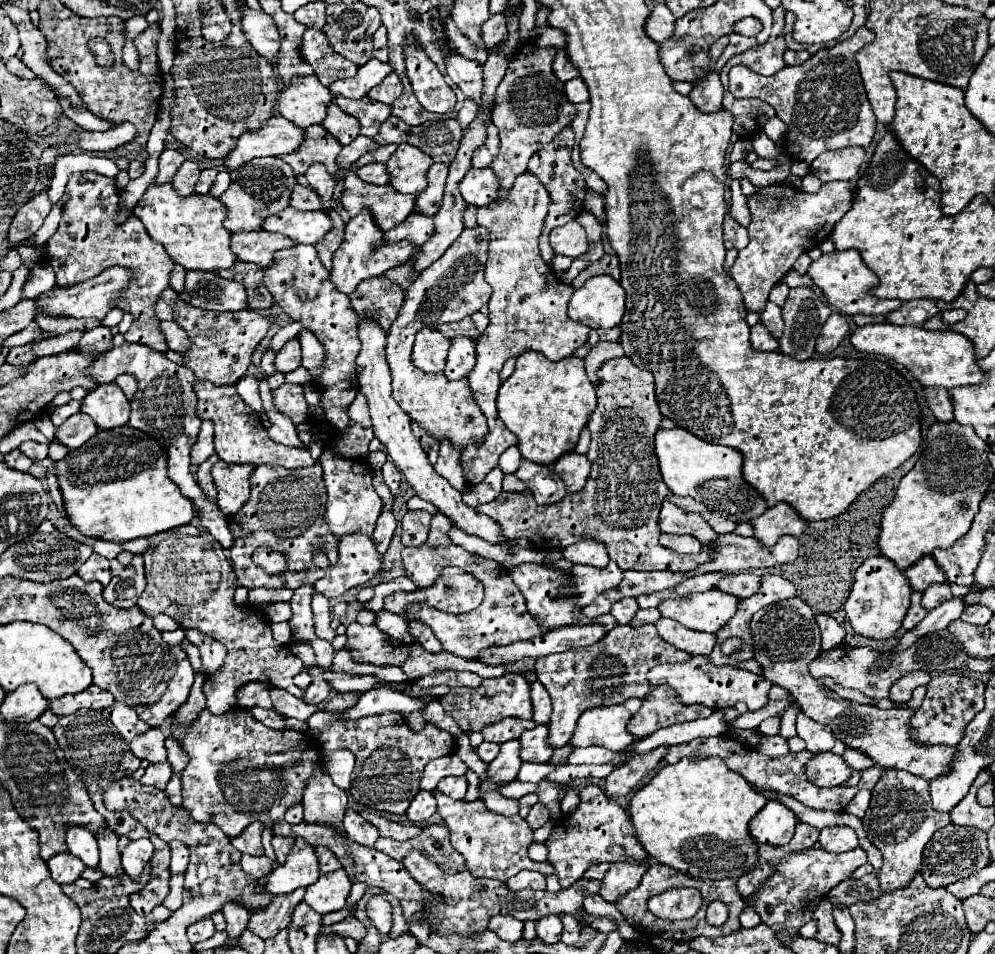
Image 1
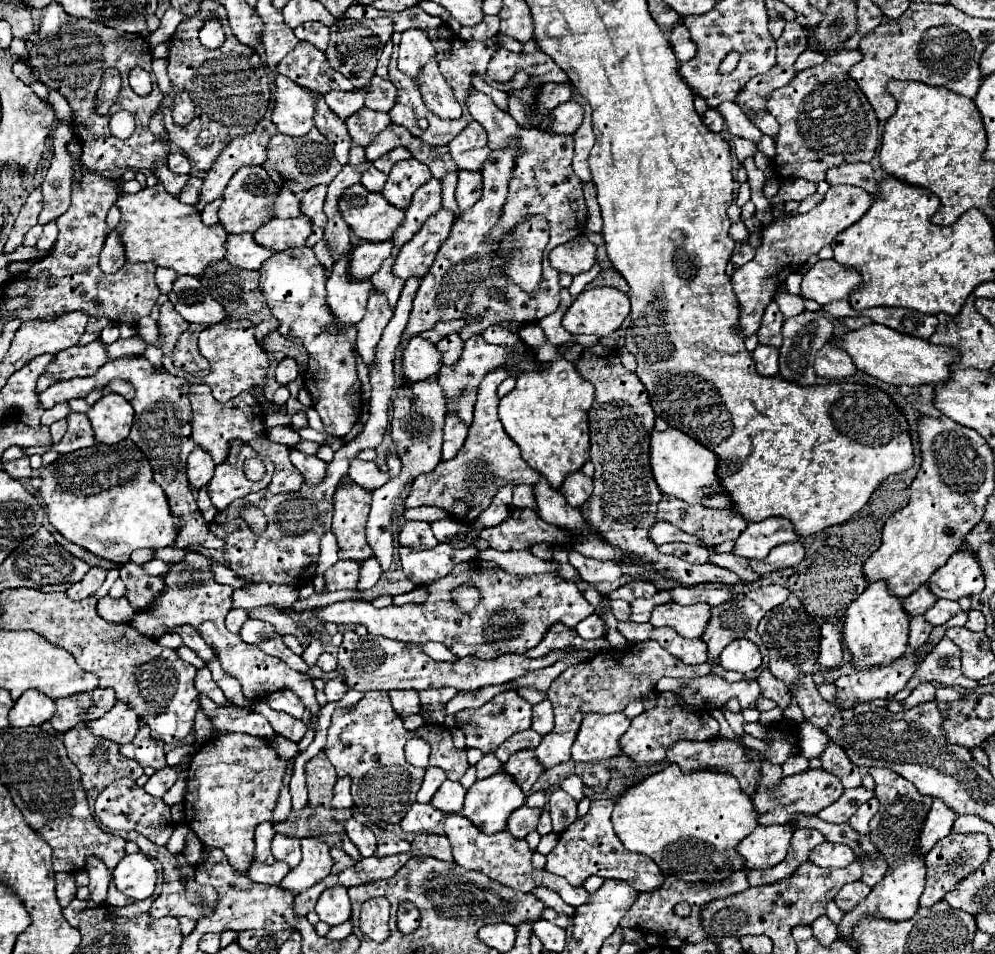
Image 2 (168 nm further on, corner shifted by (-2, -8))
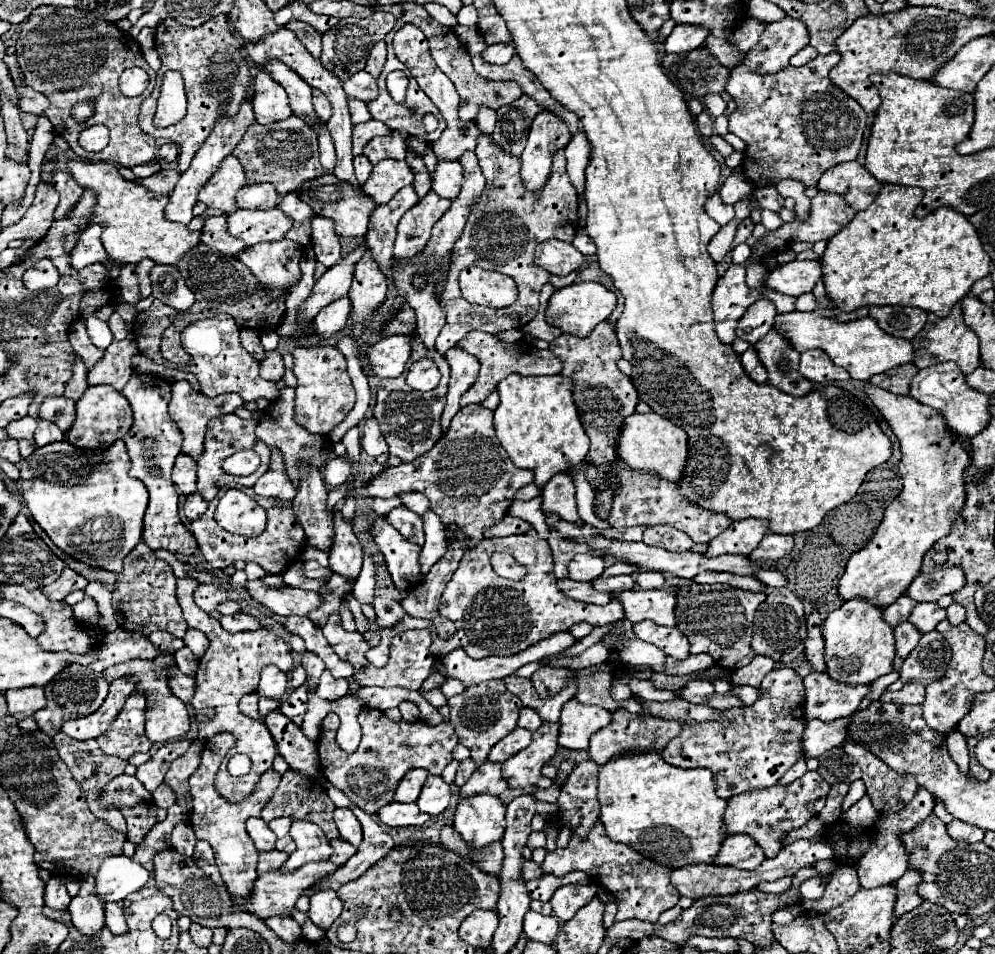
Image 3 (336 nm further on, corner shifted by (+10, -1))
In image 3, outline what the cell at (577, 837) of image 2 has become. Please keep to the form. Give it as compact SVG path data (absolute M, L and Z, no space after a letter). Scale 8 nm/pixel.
M601 820L595 822L593 830L589 830L589 834L585 838L581 838L579 834L571 834L571 840L565 848L555 848L555 850L547 852L541 868L545 874L553 874L553 876L565 876L573 870L583 870L589 874L589 878L593 882L601 884L607 890L613 890L615 894L621 894L621 900L625 900L625 902L619 902L615 922L635 918L635 920L645 920L645 922L655 924L659 914L663 910L673 908L679 900L675 886L669 882L671 870L643 858L639 852L635 852L633 848L629 848L625 844L613 842L605 834Z

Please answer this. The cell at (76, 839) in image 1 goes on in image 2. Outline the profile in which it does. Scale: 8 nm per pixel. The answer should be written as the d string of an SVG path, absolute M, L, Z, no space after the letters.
M91 857L87 863L87 873L89 873L89 891L91 891L91 901L95 905L105 905L107 901L107 889L109 889L109 881L111 881L111 871L103 865L103 861Z

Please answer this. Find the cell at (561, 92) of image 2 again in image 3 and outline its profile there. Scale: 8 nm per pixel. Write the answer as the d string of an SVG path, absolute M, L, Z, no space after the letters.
M527 94L517 98L517 102L501 106L501 110L497 110L497 126L493 132L493 142L505 146L505 150L519 156L525 148L531 122L535 114L541 110L543 106L539 106Z

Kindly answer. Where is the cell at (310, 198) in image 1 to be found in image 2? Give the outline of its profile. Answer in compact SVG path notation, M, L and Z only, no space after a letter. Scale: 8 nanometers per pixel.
M281 189L273 207L273 217L285 219L285 217L299 217L299 215L301 215L301 209L299 209L297 195L289 193L289 189Z

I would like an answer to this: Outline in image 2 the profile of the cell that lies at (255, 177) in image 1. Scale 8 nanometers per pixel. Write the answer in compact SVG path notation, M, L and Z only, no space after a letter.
M243 167L239 169L223 191L223 203L219 207L219 223L227 233L255 233L273 215L273 203L279 193L279 185L269 179L263 167Z

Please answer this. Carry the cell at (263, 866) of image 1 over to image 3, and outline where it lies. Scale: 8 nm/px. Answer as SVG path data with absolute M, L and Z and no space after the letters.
M269 850L269 852L259 852L259 866L257 866L257 874L265 874L265 872L275 872L281 868L281 864L287 860L289 856L285 852L279 850Z

